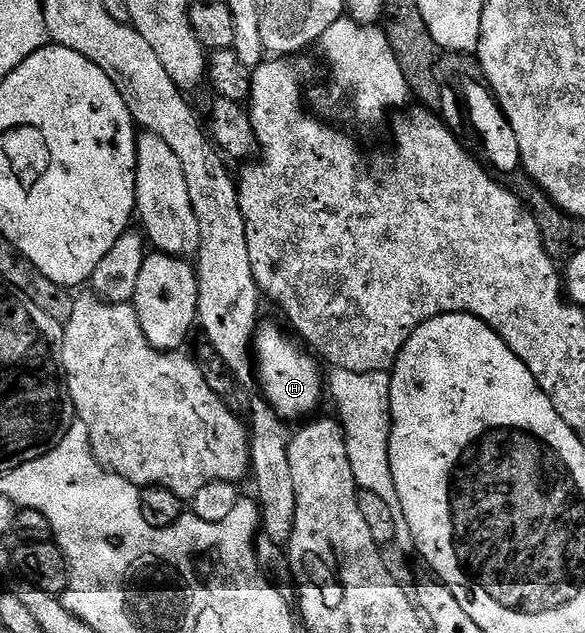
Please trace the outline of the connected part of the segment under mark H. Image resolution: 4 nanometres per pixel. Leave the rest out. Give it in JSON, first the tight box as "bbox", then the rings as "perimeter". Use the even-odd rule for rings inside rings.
{"bbox":[253,323,325,422],"perimeter":[[[260,323],[255,330],[253,364],[257,369],[257,384],[259,380],[264,394],[267,395],[264,396],[266,403],[271,405],[272,410],[285,422],[299,419],[302,421],[318,413],[315,411],[318,410],[323,396],[325,398],[325,372],[319,369],[320,361],[310,351],[304,350],[288,336],[275,324]]]}

